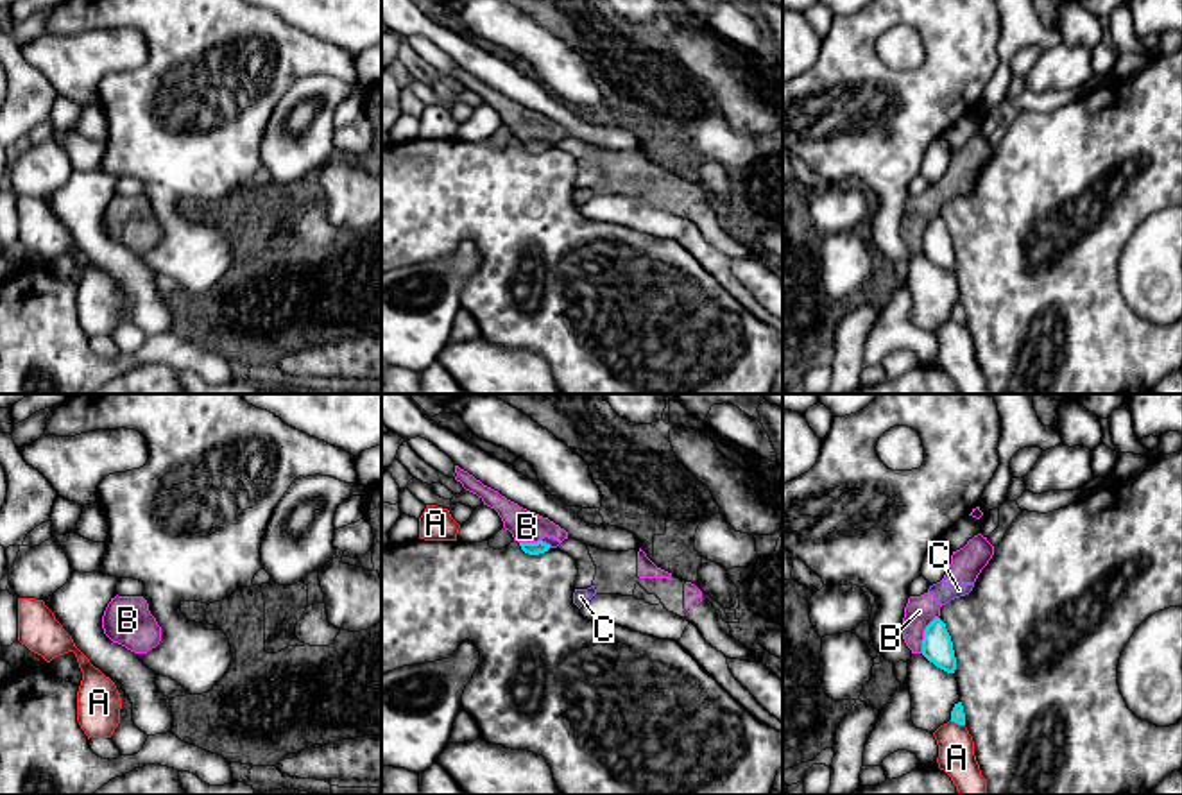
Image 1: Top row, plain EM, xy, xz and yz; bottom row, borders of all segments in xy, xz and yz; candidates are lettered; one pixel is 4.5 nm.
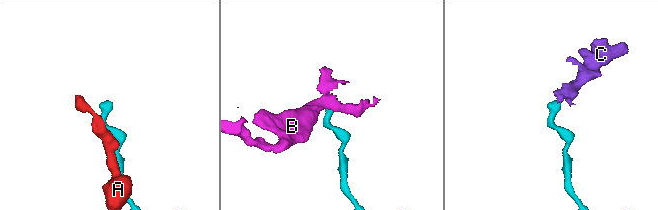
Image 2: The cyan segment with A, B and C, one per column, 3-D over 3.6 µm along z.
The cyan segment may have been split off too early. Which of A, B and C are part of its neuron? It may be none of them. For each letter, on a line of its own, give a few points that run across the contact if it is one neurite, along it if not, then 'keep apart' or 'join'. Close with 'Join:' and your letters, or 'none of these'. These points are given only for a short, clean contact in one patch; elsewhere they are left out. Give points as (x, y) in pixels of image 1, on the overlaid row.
A: keep apart
B: line yz (937, 616), (925, 631), (921, 652); keep apart
C: line xz (541, 539), (550, 547); keep apart
Join: none of these

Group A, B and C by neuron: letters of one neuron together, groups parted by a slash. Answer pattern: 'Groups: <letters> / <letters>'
Groups: A / B C

